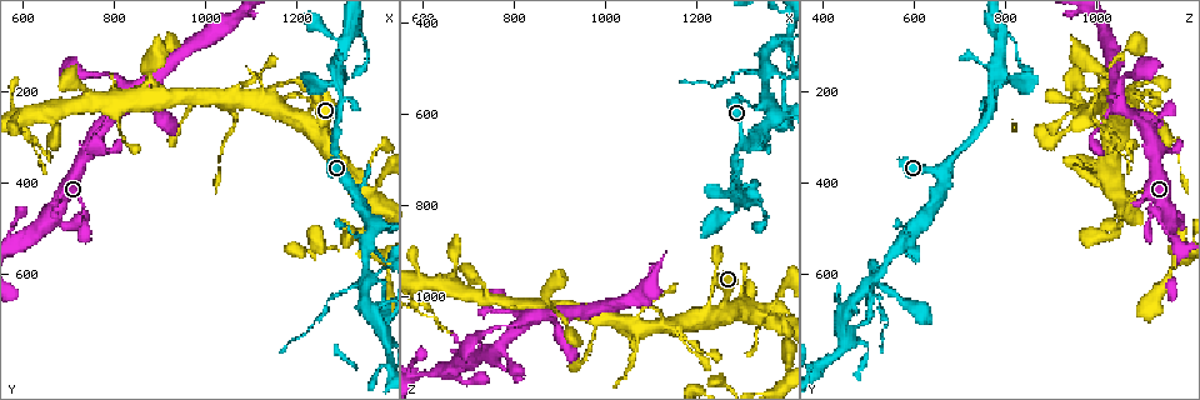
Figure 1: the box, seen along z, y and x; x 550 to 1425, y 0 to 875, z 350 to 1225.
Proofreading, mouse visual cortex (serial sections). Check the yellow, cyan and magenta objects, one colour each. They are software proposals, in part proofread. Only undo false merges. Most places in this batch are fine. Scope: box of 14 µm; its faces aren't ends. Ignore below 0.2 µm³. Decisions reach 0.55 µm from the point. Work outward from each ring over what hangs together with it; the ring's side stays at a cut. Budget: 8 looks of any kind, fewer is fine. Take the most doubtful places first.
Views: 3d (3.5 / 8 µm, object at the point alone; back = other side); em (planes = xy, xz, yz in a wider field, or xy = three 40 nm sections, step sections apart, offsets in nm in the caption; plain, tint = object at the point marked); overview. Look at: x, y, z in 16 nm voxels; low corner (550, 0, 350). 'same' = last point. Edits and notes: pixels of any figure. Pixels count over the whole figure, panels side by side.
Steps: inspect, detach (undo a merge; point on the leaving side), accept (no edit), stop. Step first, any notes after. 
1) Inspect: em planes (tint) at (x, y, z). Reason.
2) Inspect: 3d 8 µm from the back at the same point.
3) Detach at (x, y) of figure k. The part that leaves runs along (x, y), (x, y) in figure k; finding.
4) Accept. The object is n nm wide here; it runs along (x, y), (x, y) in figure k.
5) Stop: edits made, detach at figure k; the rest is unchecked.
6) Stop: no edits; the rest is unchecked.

Inspect: 3d 3.5 µm at (1300, 180, 790). Side arm on a straight run.

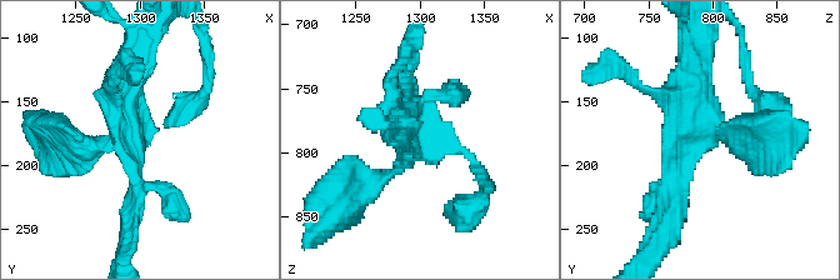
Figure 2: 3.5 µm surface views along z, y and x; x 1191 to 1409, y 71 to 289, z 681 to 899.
Inspect: em xy step 5 (tint) at (1298, 180, 782).

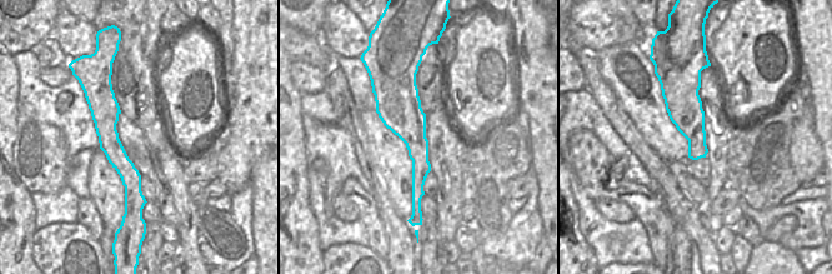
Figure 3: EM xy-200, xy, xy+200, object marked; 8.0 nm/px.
Accept. It runs along (409, 73), (417, 203) in figure 3; all the same cell.

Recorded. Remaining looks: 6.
Inspect: 3d 3.5 µm at (1355, 610, 515).

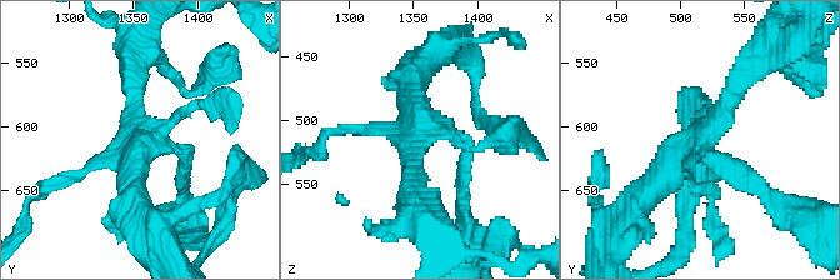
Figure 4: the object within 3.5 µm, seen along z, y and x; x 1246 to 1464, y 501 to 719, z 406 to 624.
Inspect: em xy step 2 (tint) at (1352, 614, 510). Shape alone is not enough.

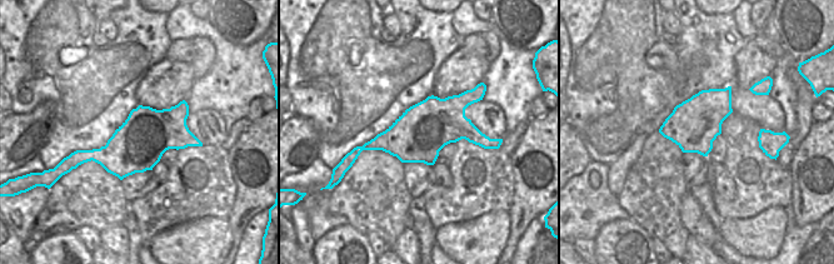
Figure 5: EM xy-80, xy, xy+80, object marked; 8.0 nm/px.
Accept. Continuous, no second cell.

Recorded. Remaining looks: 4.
Inspect: 3d 3.5 µm at (880, 170, 1020). Abrupt turn.

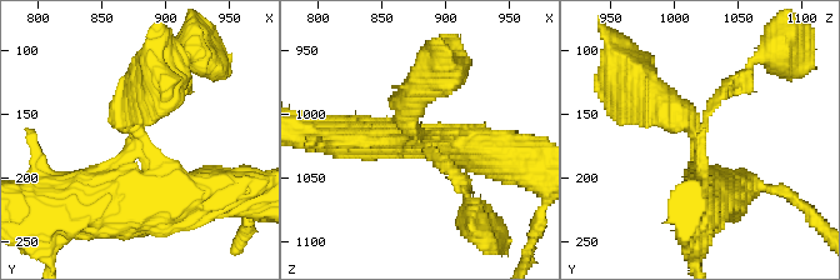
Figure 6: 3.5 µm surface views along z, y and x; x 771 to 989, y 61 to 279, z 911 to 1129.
Accept. It runs along (698, 208), (701, 143), (644, 85) in figure 6; all the same cell.

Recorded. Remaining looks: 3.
Stop: no edits; the rest is unchecked.

